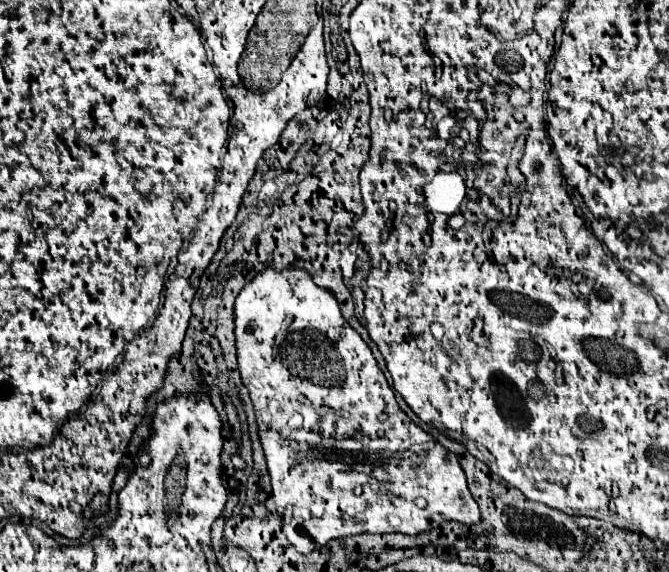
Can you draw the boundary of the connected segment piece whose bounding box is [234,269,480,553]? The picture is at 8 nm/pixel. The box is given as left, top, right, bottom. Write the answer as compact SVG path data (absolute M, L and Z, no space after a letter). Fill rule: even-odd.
M264 269L238 295L234 315L236 315L238 367L240 367L242 381L248 387L250 399L252 399L254 409L256 409L256 421L260 427L260 439L262 439L262 447L264 447L264 455L266 455L266 463L268 463L268 473L272 477L272 493L274 493L276 509L284 519L286 537L292 541L292 545L300 553L310 553L318 547L324 547L330 539L348 537L348 535L360 535L360 533L418 535L422 531L430 531L434 527L440 527L444 521L458 521L464 525L474 525L480 521L480 509L468 491L466 475L460 469L458 457L454 453L450 453L446 447L442 447L432 435L428 435L416 423L412 423L410 417L400 409L400 405L396 403L394 391L390 389L384 373L380 371L370 347L352 329L352 325L348 325L348 321L344 319L344 315L340 311L336 297L332 293L328 293L328 289L318 287L304 269L284 269L284 271ZM294 415L302 417L300 431L290 425L290 419Z

